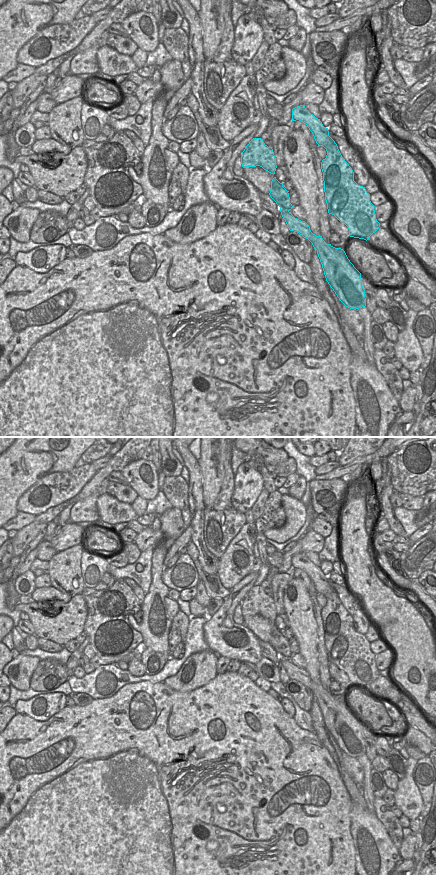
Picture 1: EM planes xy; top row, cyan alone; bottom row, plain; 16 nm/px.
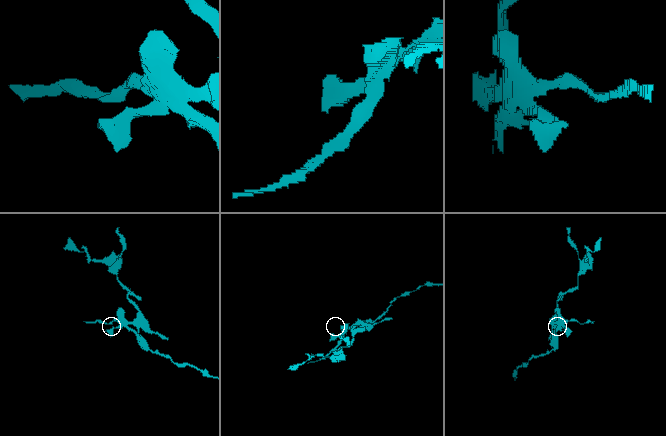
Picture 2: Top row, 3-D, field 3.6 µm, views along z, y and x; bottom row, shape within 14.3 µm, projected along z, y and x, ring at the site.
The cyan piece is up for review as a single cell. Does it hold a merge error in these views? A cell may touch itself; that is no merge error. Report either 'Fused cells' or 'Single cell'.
Fused cells.

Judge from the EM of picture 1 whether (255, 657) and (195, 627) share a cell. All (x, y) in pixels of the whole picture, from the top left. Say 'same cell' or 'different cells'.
different cells

